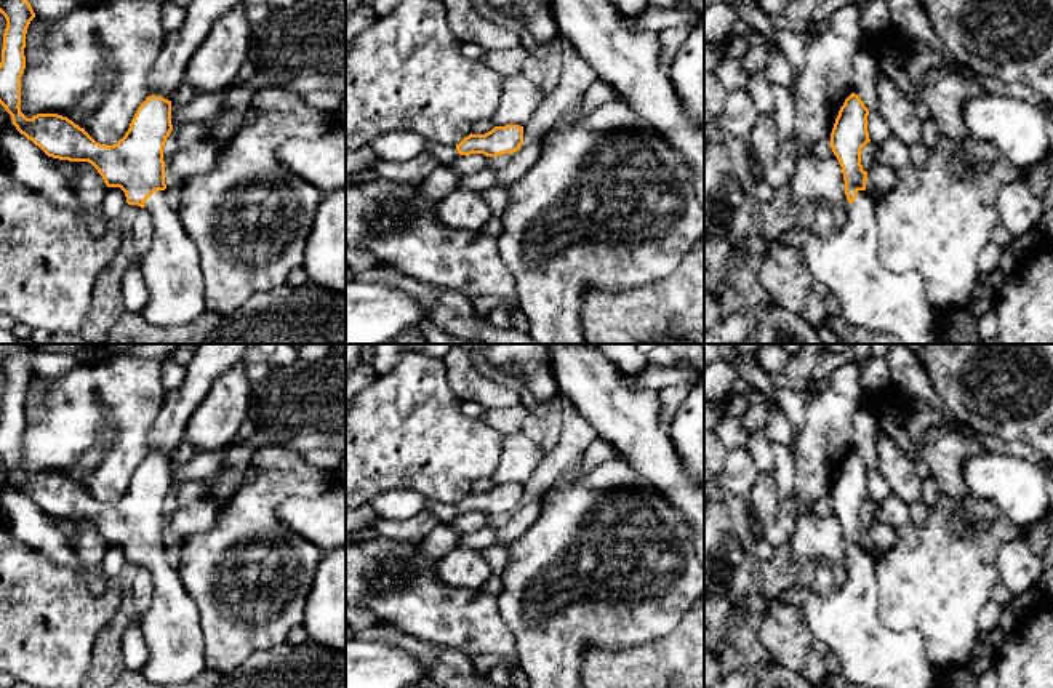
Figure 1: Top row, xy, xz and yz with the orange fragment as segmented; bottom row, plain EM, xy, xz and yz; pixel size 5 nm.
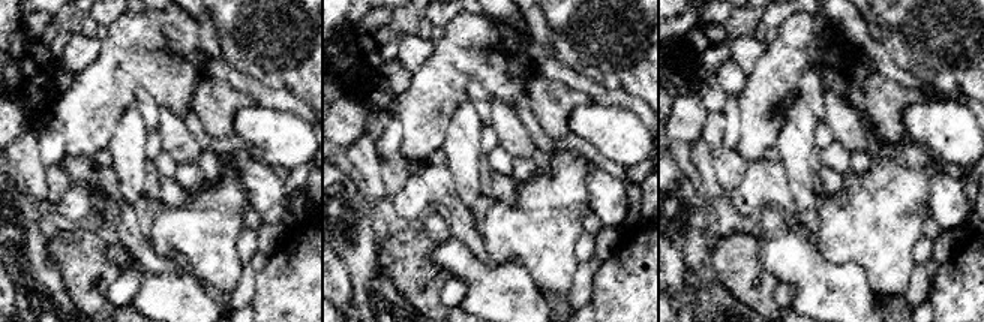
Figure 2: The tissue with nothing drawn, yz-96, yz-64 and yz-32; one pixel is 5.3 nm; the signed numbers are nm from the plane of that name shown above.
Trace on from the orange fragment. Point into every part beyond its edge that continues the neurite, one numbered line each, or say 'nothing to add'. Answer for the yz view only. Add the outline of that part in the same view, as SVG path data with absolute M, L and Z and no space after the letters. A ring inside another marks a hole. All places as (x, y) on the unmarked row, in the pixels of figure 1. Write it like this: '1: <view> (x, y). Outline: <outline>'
1: yz (847, 621). Outline: M858 549L848 562L848 576L829 595L813 587L786 587L765 597L763 614L781 603L800 608L808 630L834 653L842 664L840 675L867 688L943 688L943 677L930 666L919 634L896 634L885 627L877 613L877 574L874 555Z

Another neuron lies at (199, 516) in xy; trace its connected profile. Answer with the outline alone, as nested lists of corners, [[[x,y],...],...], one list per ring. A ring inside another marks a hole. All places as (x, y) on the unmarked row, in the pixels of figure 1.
[[[214,496],[182,504],[168,522],[171,533],[181,541],[197,533],[206,533],[216,525],[219,504],[221,501]]]

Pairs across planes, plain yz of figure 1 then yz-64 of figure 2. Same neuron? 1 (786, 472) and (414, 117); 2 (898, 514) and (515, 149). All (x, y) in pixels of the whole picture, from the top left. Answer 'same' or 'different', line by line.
1: different
2: different

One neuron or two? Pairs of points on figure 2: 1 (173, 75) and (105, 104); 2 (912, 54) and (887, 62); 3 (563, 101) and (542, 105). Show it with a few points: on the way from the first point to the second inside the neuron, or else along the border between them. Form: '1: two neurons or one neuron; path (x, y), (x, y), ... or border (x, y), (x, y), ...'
1: one neuron; path (156, 75), (134, 75), (122, 87)
2: two neurons; border (878, 42), (897, 65), (921, 80)
3: one neuron; path (558, 101), (546, 102)

